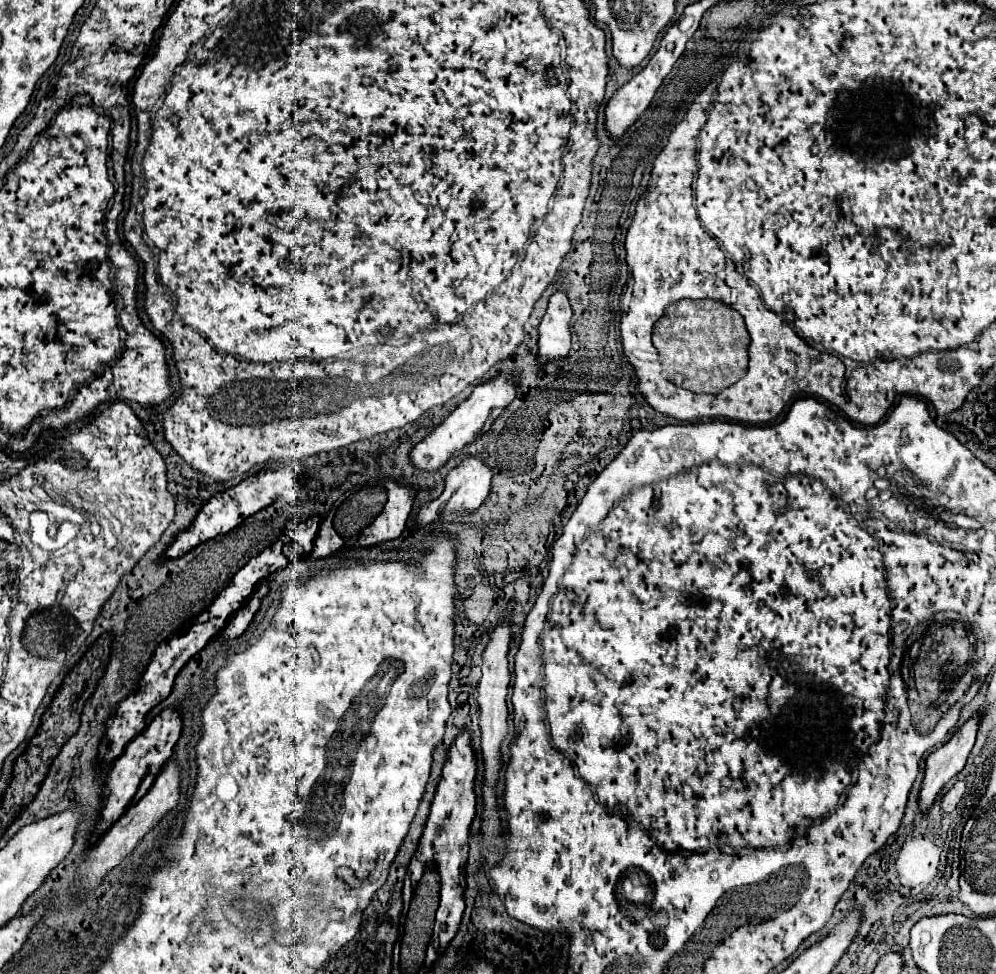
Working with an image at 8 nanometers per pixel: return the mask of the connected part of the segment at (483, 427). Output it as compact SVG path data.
M497 376L481 386L477 386L473 390L473 394L461 402L429 436L425 436L411 452L409 452L409 462L415 468L421 468L423 472L437 472L441 470L455 452L461 452L469 442L473 442L477 436L485 434L491 424L495 422L495 418L511 404L511 400L515 398L515 382L511 378L505 376Z

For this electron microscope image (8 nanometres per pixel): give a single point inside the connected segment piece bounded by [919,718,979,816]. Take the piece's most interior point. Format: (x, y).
(943, 764)

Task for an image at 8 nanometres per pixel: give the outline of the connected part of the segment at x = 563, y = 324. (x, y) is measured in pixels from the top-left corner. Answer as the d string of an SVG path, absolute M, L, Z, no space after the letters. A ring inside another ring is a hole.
M555 292L539 324L539 352L537 352L539 364L547 364L565 358L569 354L571 318L573 318L573 308L567 292Z

